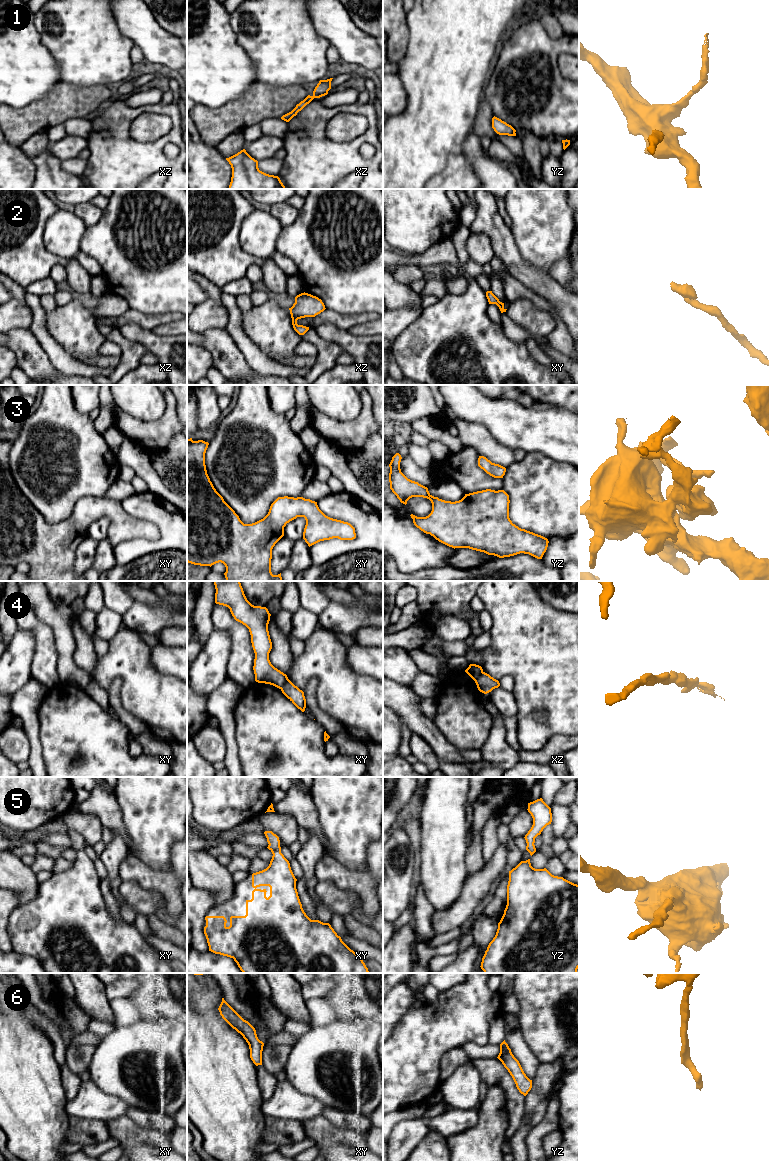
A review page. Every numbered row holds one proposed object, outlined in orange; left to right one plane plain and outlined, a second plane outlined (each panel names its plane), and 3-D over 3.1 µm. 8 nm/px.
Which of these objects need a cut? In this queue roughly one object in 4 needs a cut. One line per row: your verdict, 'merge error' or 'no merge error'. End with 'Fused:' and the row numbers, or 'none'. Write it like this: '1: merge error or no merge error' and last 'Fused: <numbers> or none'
1: no merge error
2: no merge error
3: no merge error
4: merge error
5: no merge error
6: no merge error
Fused: 4

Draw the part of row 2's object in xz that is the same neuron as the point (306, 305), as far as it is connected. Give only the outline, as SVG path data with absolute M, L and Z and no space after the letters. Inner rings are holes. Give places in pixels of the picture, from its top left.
M301 293L295 297L295 303L290 310L292 325L299 335L304 335L309 327L298 325L297 320L305 317L315 317L325 310L321 299L308 293Z

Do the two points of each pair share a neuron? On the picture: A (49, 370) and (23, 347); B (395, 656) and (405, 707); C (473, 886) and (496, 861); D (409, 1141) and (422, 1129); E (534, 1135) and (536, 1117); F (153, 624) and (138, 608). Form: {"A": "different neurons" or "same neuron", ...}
{"A": "same neuron", "B": "different neurons", "C": "same neuron", "D": "same neuron", "E": "different neurons", "F": "same neuron"}

